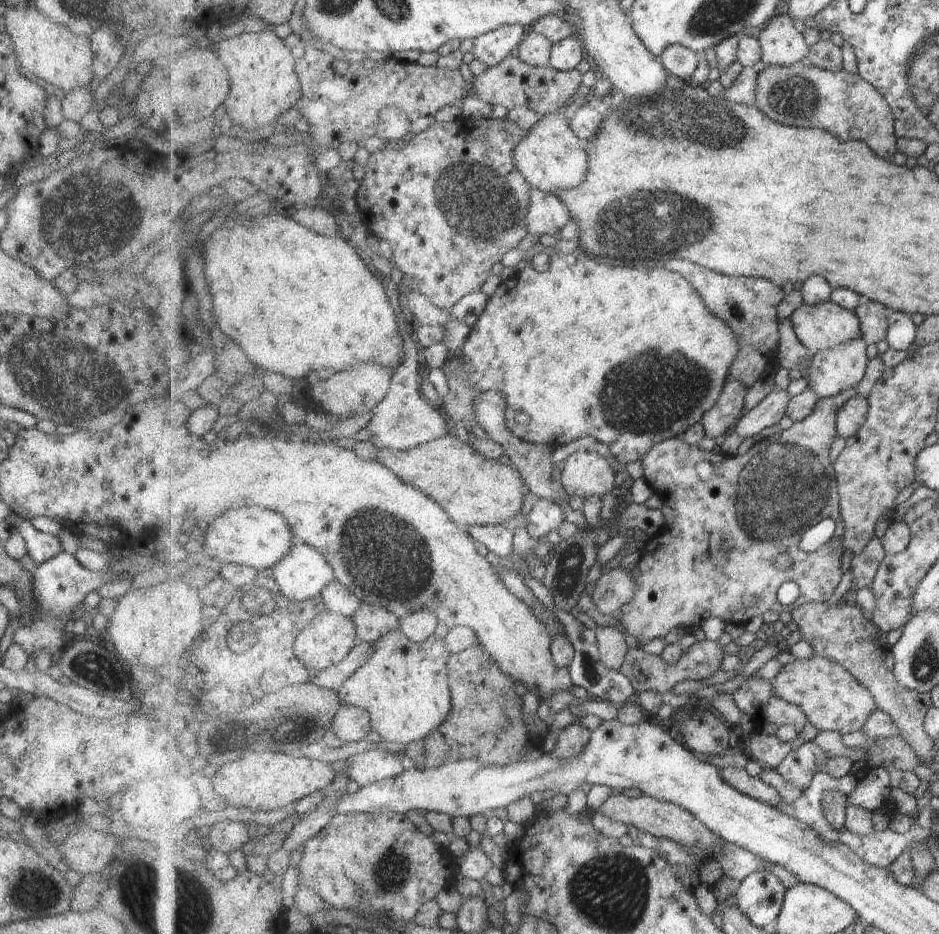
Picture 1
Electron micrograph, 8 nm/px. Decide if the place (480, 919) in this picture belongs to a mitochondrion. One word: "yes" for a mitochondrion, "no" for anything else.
no

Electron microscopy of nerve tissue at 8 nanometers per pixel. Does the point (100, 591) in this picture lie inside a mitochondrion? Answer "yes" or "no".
no

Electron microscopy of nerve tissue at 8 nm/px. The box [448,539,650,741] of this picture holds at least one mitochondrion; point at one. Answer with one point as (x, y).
(572, 561)

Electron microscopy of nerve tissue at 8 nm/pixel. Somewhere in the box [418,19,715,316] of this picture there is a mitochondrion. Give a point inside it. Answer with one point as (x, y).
(492, 204)

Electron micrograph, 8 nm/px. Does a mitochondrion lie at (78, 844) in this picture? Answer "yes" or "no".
no

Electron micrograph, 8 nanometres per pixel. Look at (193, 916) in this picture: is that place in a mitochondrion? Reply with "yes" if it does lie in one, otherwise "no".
yes

